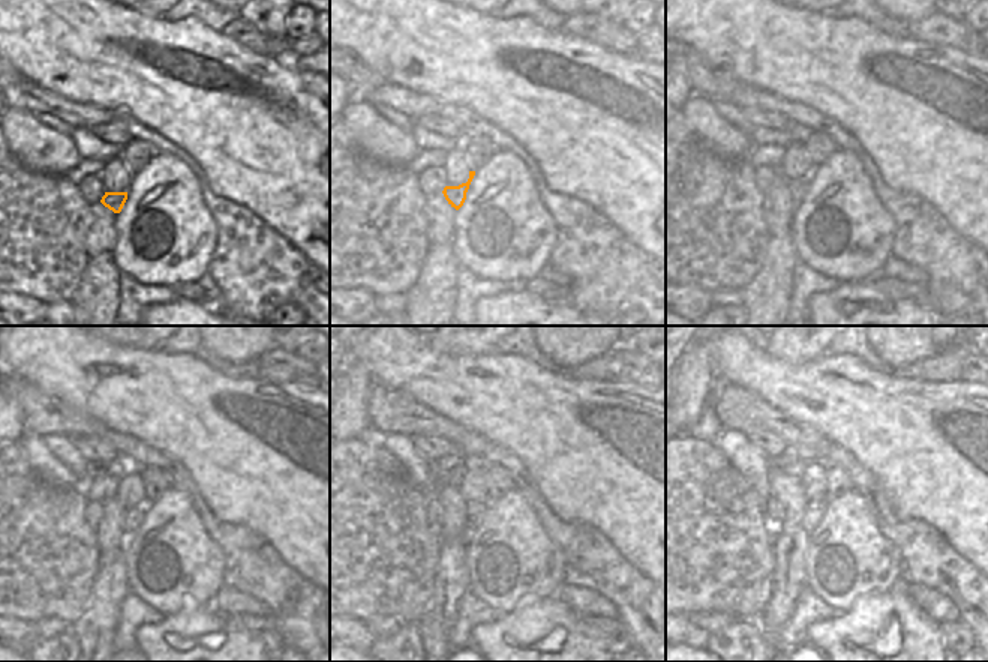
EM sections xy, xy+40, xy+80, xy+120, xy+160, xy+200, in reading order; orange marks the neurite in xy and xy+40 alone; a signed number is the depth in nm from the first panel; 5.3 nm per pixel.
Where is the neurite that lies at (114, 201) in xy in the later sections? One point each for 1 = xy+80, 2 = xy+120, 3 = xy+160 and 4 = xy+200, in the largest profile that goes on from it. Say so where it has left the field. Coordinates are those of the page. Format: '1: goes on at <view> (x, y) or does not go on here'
1: goes on at xy+80 (798, 188)
2: goes on at xy+120 (134, 517)
3: goes on at xy+160 (476, 512)
4: goes on at xy+200 (814, 508)

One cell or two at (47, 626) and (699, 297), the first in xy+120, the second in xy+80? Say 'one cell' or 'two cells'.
two cells

